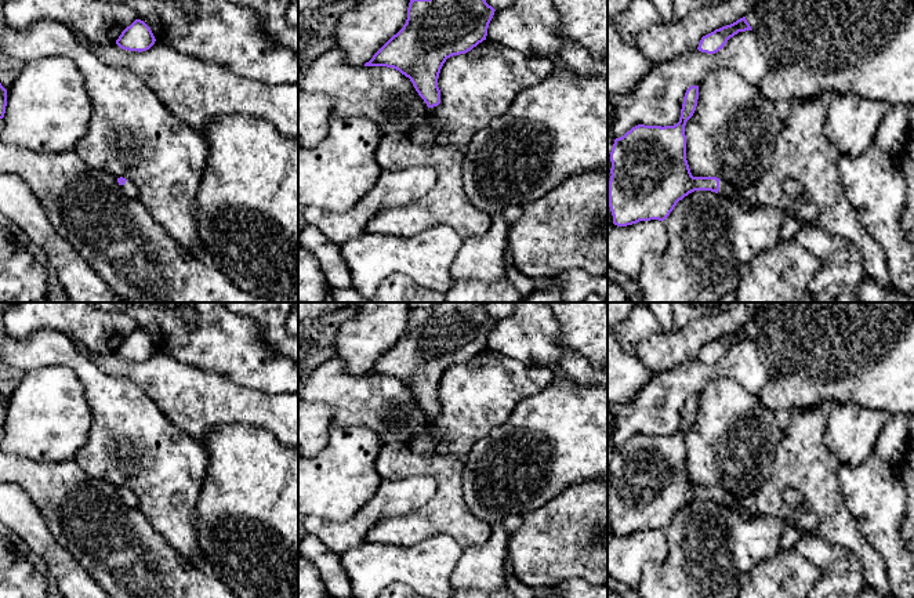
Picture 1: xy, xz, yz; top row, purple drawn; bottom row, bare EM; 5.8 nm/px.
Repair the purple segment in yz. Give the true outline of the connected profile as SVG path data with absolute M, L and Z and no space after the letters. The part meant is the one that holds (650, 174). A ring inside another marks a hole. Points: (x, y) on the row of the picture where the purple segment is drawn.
M690 86L677 124L638 124L614 139L609 181L609 207L614 225L664 221L677 203L694 191L711 191L737 200L747 211L758 204L751 195L723 180L692 175L686 160L685 126L696 110L697 99L699 86Z

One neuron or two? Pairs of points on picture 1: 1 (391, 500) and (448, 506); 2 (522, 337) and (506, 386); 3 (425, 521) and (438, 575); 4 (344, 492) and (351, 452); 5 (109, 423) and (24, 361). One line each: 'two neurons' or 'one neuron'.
1: two neurons
2: two neurons
3: two neurons
4: one neuron
5: one neuron

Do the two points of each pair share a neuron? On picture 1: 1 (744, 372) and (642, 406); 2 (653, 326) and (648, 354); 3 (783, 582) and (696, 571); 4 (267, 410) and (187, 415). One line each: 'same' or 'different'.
1: same
2: different
3: different
4: same

